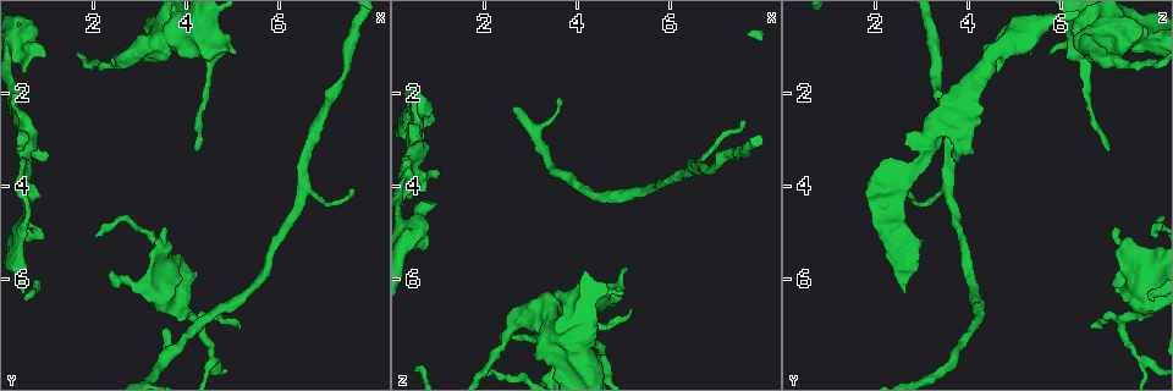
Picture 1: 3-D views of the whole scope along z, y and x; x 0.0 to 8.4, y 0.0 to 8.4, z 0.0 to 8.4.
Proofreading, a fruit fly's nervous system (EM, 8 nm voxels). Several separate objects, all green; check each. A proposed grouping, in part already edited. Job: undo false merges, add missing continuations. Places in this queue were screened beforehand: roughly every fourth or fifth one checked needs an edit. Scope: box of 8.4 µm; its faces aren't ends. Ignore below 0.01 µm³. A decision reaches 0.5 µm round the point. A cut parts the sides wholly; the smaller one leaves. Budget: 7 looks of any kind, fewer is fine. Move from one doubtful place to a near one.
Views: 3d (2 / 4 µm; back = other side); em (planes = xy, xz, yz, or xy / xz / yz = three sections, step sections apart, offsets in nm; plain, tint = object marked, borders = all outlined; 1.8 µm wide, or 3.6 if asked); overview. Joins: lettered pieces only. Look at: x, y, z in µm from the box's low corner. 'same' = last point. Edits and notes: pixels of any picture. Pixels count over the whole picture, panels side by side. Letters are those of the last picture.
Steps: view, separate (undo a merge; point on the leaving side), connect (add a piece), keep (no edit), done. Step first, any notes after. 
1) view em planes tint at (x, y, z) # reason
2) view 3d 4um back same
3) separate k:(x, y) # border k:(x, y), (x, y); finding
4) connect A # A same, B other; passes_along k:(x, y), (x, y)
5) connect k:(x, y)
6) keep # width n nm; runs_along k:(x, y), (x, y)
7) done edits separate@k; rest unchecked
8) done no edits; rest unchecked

view 3d 4um at (0.75, 0.70, 5.10) # calibre changes

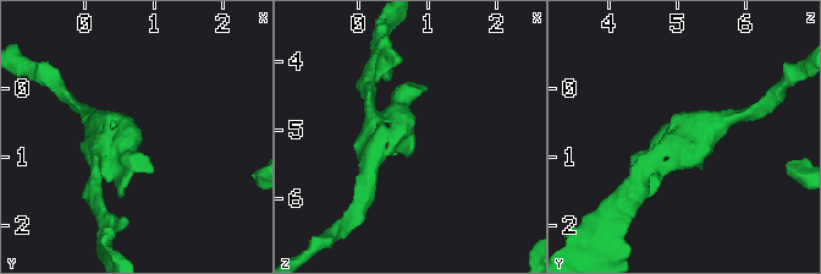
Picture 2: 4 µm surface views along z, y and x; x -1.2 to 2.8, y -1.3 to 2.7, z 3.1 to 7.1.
view em planes borders at (0.80, 0.65, 5.10) # need the tissue

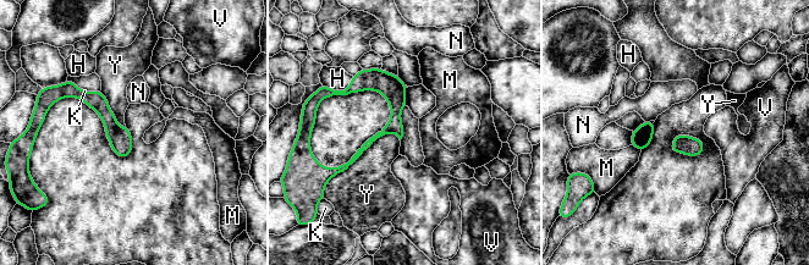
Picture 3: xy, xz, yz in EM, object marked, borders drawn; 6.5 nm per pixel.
keep # H other, K other, M other, N other, V other, Y other; border 3:(400, 138), (380, 136), (333, 176); one neuron here

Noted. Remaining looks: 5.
view 3d 2um at (1.00, 3.20, 3.65) # an open end

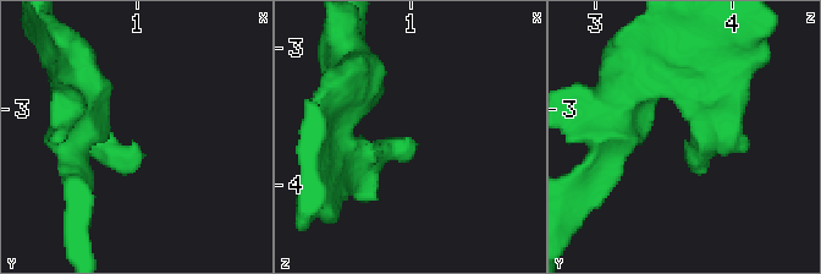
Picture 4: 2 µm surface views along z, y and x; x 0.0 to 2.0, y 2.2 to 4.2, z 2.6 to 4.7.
view em planes borders at (1.00, 3.26, 3.68)

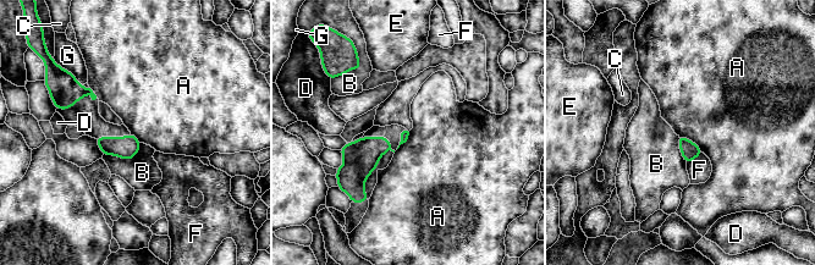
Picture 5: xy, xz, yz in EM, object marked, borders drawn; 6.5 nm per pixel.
keep # A other, B other, C other, D other, E other, F other, G other; border 5:(678, 134), (689, 138), (703, 152); none of them fits

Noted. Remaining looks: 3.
view 3d 4um at (0.60, 5.15, 3.05) # an open end

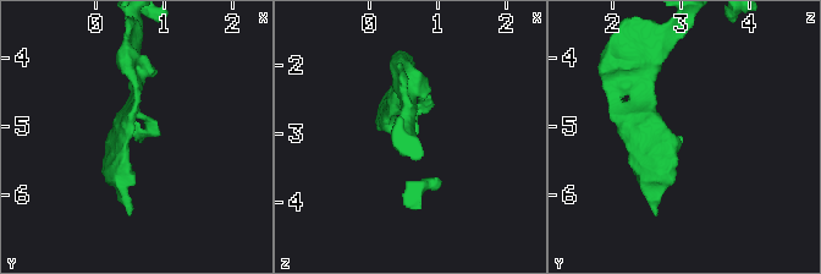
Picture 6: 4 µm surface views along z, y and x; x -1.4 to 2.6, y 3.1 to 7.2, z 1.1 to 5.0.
view em planes borders at (0.65, 5.20, 3.05) # need the tissue

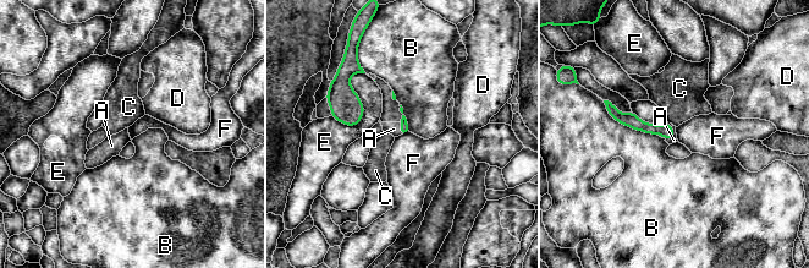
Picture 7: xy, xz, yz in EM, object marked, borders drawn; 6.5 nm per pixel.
connect A # A same, B other, C other, D other, E other, F other; it goes on there

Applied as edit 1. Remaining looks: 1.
done edits connect@7; rest unchecked

